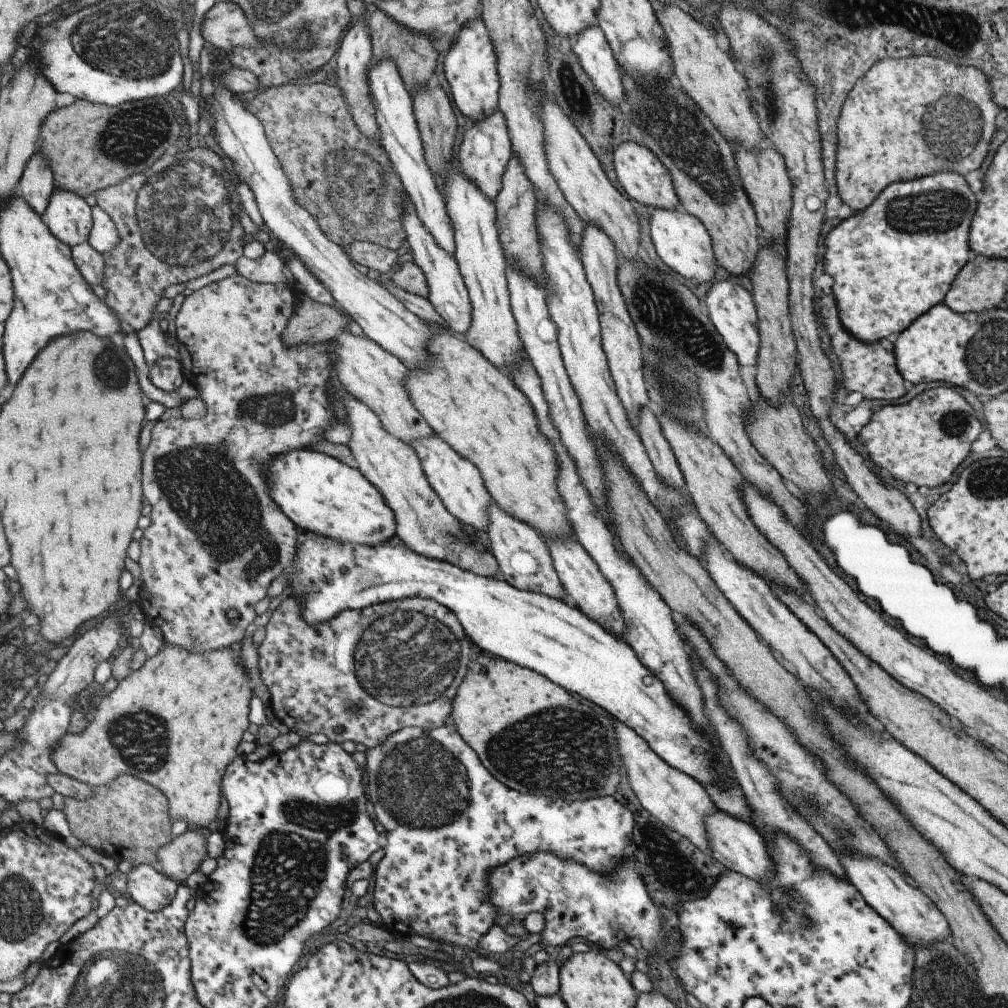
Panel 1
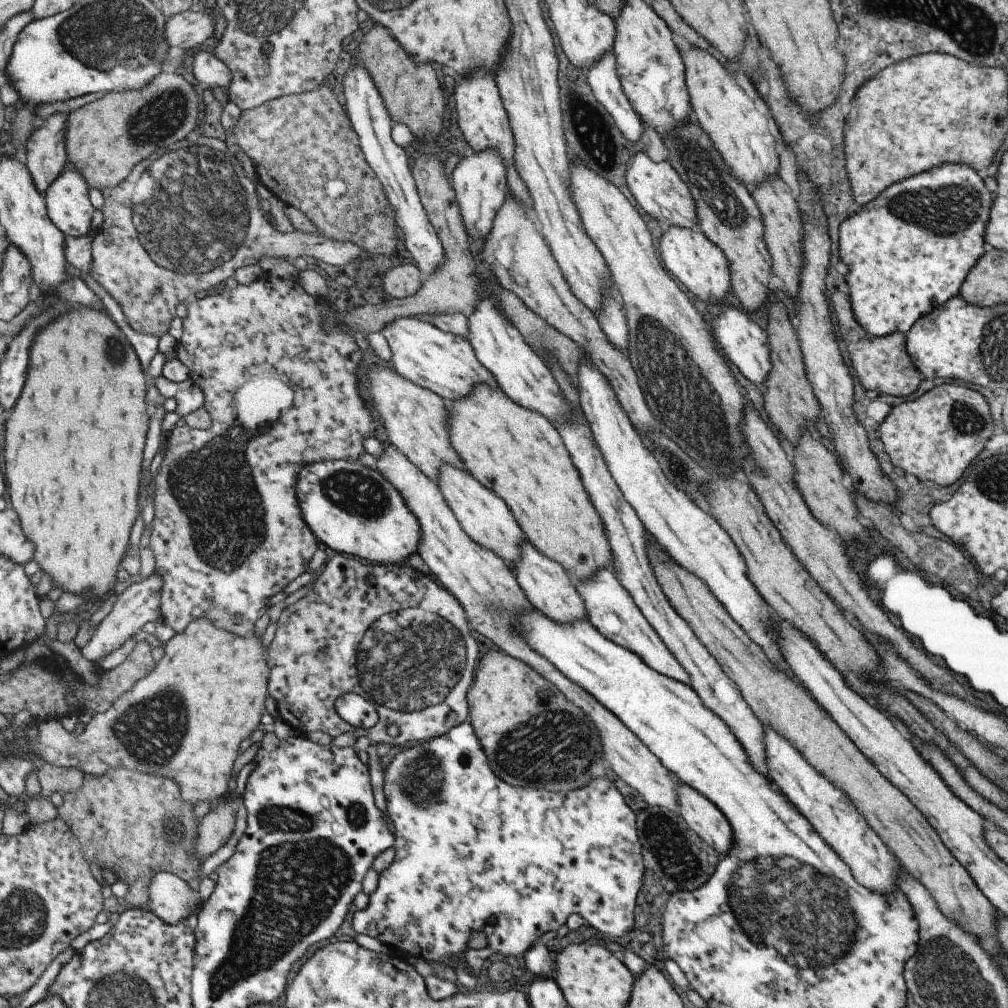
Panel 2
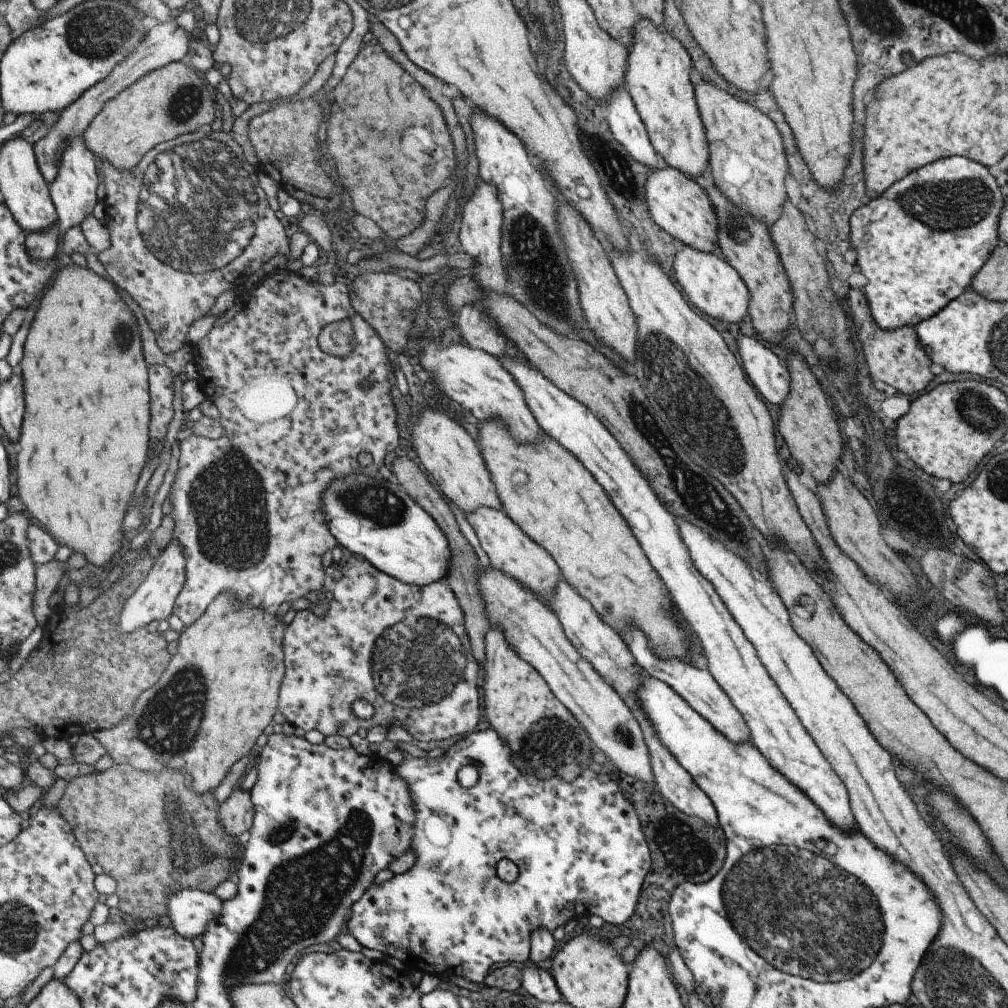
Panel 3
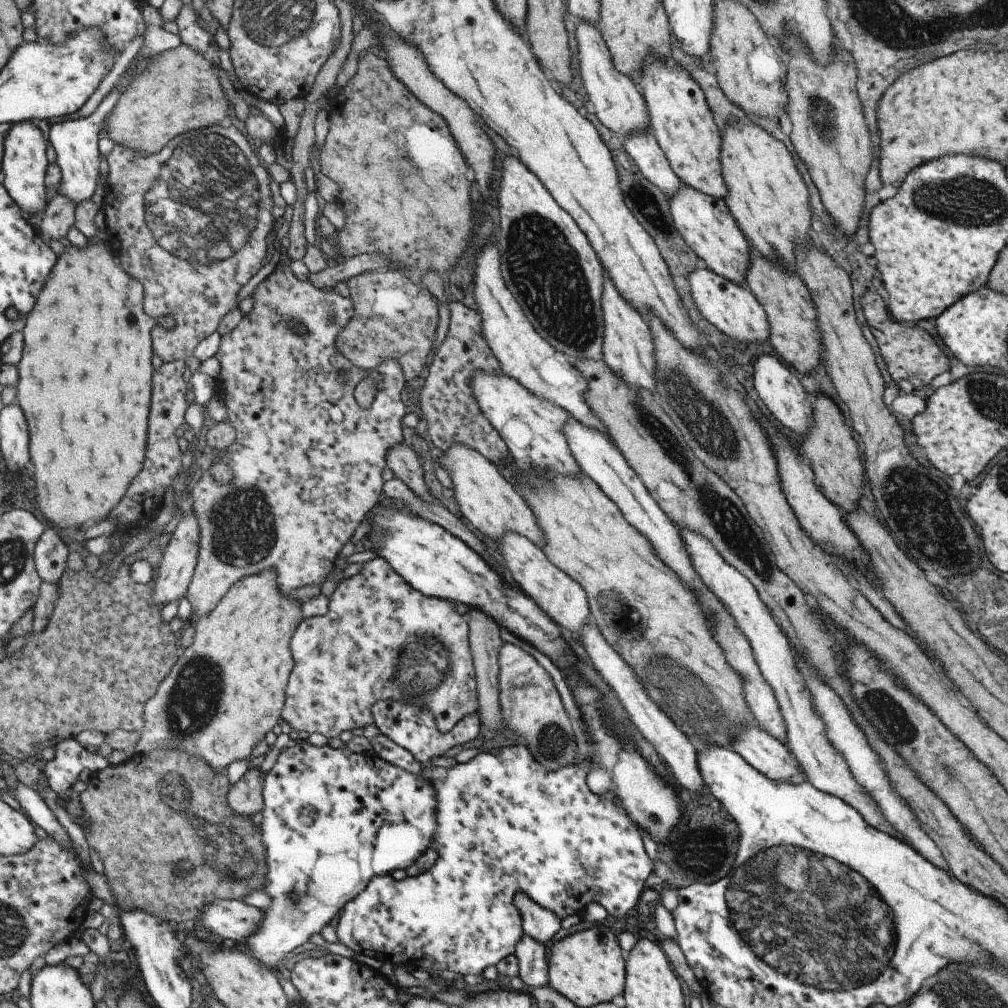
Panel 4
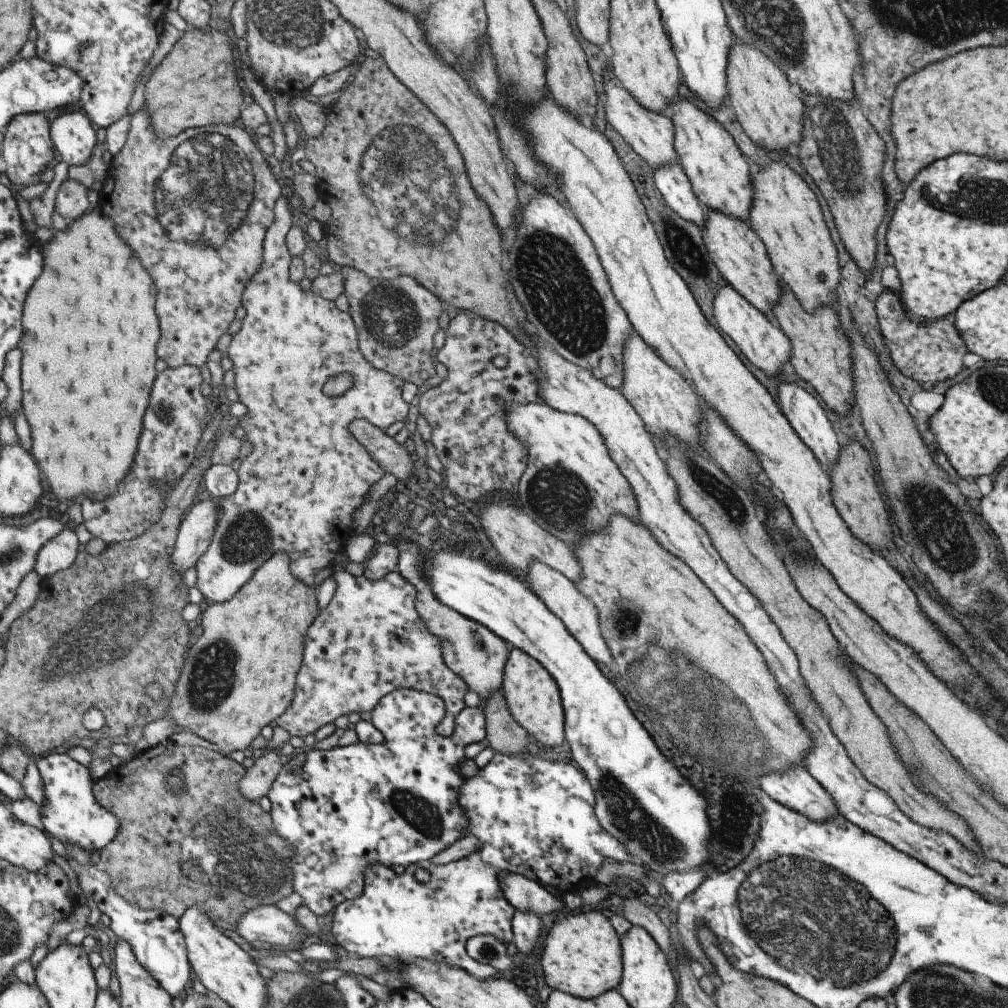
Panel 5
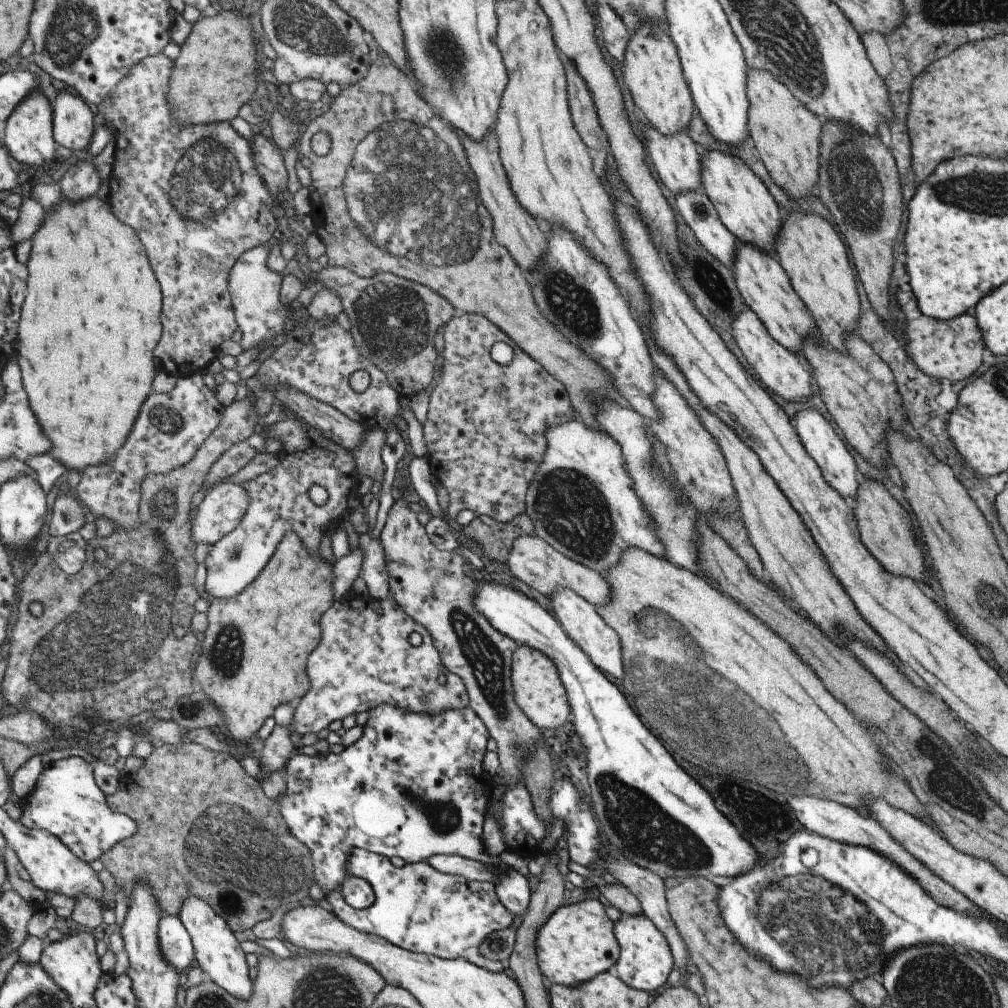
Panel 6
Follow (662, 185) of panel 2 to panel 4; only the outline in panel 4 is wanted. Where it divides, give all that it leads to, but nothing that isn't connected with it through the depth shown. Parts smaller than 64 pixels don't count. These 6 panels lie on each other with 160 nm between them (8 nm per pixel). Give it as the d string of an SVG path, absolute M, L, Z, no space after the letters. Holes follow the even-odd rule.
M680 184L680 189L668 198L673 228L679 231L687 246L701 258L707 269L726 278L737 286L745 286L744 278L750 265L750 246L736 226L723 199L713 198Z

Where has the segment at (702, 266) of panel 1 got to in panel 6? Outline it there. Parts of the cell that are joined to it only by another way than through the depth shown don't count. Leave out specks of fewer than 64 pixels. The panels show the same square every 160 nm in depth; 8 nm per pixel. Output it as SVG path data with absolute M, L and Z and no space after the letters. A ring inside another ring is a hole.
M747 306L735 317L735 321L731 323L731 330L739 350L745 357L747 364L757 374L757 378L763 384L765 390L777 394L787 402L805 402L815 392L811 389L812 374L801 354L795 355L790 350L783 348L778 342L775 342L767 334L757 315Z

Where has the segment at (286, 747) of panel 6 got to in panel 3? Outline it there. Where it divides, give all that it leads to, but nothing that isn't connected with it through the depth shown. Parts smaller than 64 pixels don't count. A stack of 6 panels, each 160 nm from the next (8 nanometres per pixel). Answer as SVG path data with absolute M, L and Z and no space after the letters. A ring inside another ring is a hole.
M235 788L220 806L220 821L229 834L238 836L252 830L256 808L252 801L252 790Z

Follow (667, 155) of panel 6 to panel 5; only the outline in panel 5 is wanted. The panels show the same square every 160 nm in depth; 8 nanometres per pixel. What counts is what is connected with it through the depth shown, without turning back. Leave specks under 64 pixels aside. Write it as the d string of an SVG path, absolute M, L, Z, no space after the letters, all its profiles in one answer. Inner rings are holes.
M611 74L604 79L605 114L607 126L616 130L617 134L639 154L652 169L665 165L677 164L678 158L674 149L674 124L663 113L654 113L645 110L639 103L621 86L619 86Z

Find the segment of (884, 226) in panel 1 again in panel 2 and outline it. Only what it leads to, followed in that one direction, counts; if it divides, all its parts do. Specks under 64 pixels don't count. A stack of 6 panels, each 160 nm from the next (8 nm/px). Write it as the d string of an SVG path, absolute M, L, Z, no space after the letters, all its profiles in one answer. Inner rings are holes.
M941 164L929 172L891 184L840 222L838 255L849 270L844 282L849 288L855 320L876 337L892 332L904 335L918 318L957 295L969 269L984 253L983 232L993 199L993 193L985 190L975 170L963 164Z

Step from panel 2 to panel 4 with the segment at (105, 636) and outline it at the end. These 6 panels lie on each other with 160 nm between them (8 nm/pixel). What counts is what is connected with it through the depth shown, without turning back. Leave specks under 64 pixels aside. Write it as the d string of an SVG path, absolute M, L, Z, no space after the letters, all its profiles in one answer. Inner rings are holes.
M194 510L191 513L188 512L180 516L173 524L171 530L174 533L173 540L170 542L169 550L166 550L165 558L160 565L158 583L150 597L152 606L164 606L168 602L184 598L188 593L190 582L196 574L196 566L200 556L202 528Z

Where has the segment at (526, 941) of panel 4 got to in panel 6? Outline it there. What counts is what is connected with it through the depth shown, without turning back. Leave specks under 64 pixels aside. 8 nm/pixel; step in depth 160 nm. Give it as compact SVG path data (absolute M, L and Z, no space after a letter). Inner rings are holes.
M390 705L377 706L371 711L368 711L367 714L367 721L362 725L363 734L351 746L347 746L341 750L339 754L333 754L328 751L325 755L307 756L303 755L300 751L295 751L288 759L282 772L285 782L283 794L275 800L279 812L281 812L283 820L285 820L285 826L289 828L289 832L299 842L303 842L304 846L311 852L313 876L315 876L317 887L323 893L323 898L327 898L331 890L339 890L339 894L342 896L344 902L348 906L351 906L351 908L363 910L367 906L371 906L371 902L373 902L371 886L365 880L357 876L351 876L348 872L349 854L353 850L367 850L368 852L387 857L388 859L390 857L399 857L405 863L419 863L426 861L427 858L431 858L434 855L456 855L467 858L468 860L477 860L483 866L487 866L493 872L497 872L497 882L494 884L497 899L511 915L523 916L525 910L527 910L527 904L529 904L531 896L526 878L517 873L513 868L507 866L507 864L501 862L498 856L485 854L483 852L483 844L481 844L482 824L487 804L489 804L491 797L491 789L492 784L495 782L495 777L489 776L481 765L483 756L486 753L485 744L487 739L490 738L490 735L485 729L483 722L477 717L477 714L471 708L468 708L468 706L445 710L441 714L429 716L429 714L415 714L415 712L404 710L403 707Z

